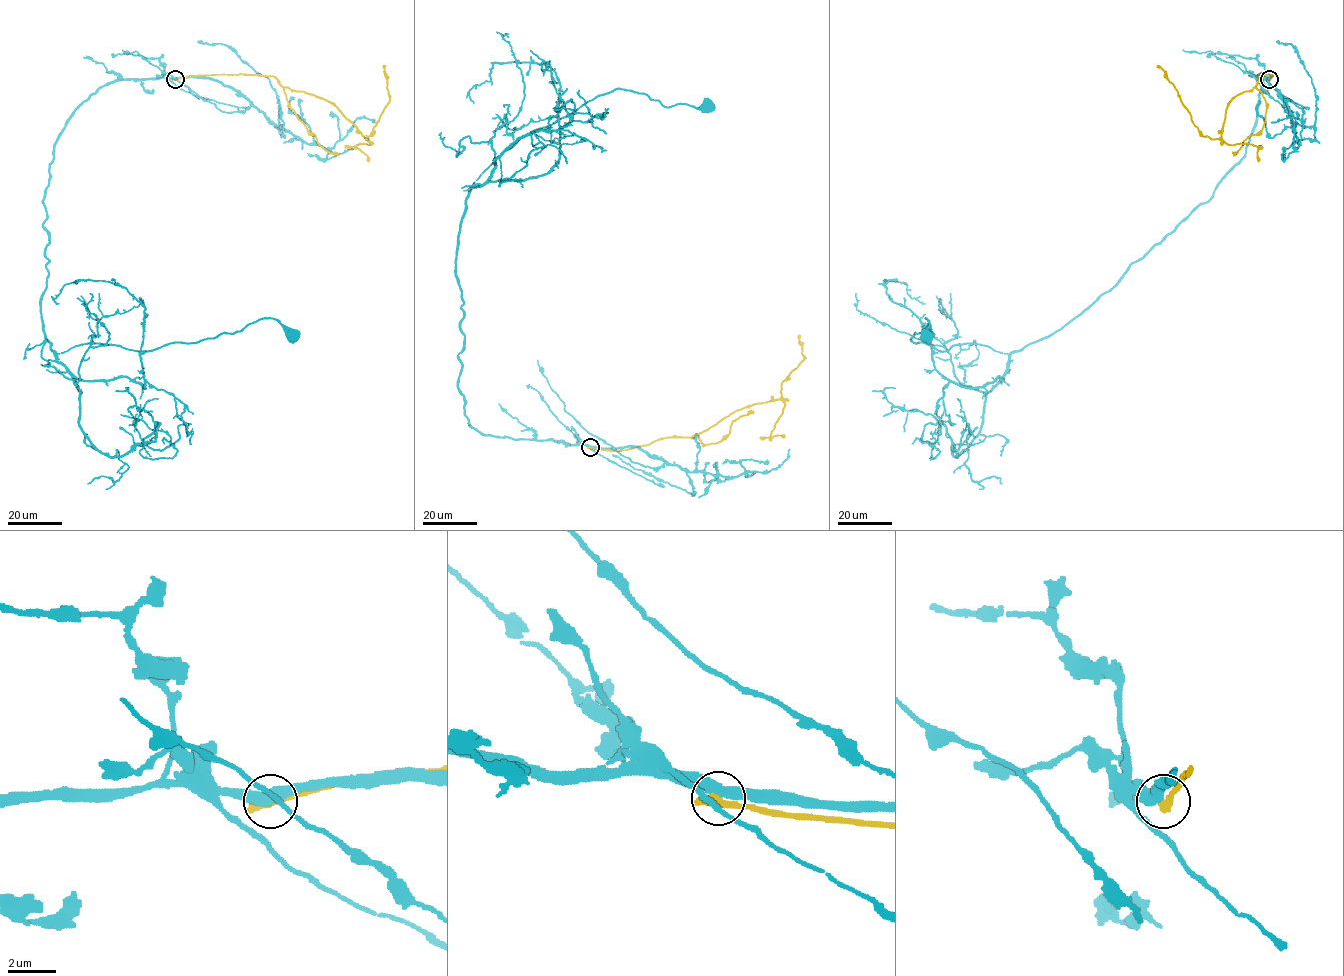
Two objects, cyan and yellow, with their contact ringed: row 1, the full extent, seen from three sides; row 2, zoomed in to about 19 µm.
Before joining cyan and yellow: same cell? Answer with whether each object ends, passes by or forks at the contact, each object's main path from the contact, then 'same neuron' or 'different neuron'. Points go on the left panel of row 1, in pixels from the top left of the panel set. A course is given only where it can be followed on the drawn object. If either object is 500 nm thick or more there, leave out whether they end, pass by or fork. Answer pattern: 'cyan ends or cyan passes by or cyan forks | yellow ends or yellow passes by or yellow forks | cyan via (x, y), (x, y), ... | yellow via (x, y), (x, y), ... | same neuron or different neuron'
cyan passes by | yellow ends | cyan via (175, 79), (101, 86), (54, 148), (41, 300), (50, 347), (150, 351), (269, 318), (290, 334) | yellow via (175, 79), (234, 74), (274, 76), (282, 86), (331, 102), (367, 139), (389, 101), (385, 65) | different neuron

